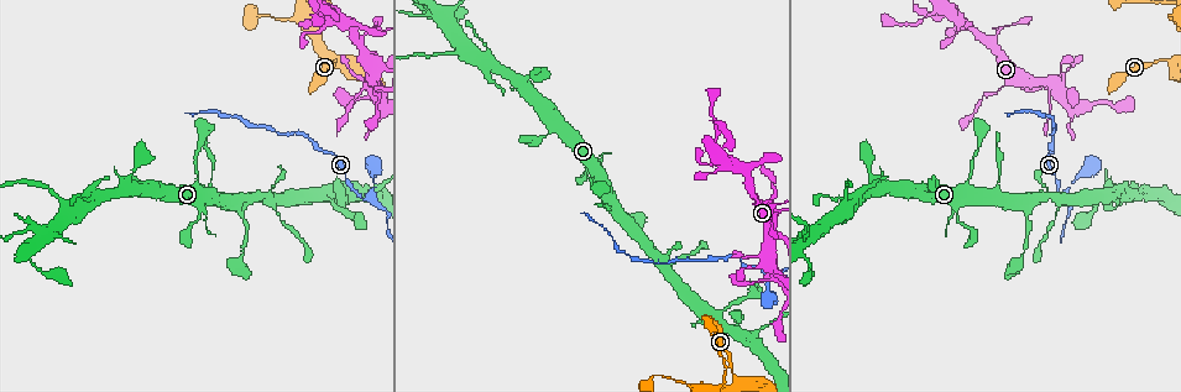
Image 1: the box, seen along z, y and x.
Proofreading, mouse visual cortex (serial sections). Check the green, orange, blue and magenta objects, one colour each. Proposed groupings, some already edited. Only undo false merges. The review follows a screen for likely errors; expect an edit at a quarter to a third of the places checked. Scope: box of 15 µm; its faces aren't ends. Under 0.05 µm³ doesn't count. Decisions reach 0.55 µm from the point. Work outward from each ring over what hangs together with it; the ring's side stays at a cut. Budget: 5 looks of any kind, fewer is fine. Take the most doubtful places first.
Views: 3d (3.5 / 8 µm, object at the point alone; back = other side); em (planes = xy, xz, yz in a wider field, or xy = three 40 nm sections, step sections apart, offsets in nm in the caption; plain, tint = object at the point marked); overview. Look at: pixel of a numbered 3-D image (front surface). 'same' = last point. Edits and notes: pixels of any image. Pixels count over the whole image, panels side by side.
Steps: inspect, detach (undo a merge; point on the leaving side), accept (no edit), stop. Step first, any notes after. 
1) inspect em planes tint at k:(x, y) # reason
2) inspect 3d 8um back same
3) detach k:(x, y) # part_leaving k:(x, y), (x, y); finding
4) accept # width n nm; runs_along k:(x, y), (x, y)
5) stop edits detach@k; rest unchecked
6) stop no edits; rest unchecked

inspect 3d 8um at 1:(372, 196) # a narrow waist

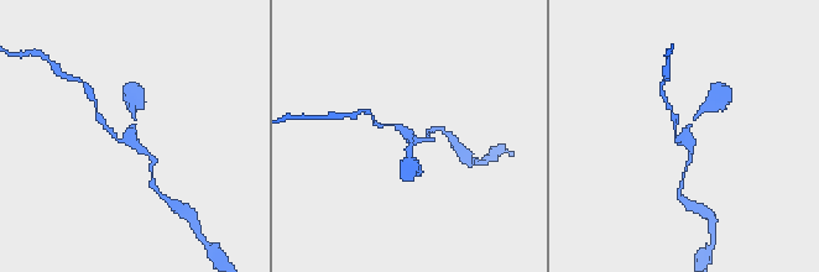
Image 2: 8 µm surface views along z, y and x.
inspect em xy step 2 tint at 2:(129, 141)

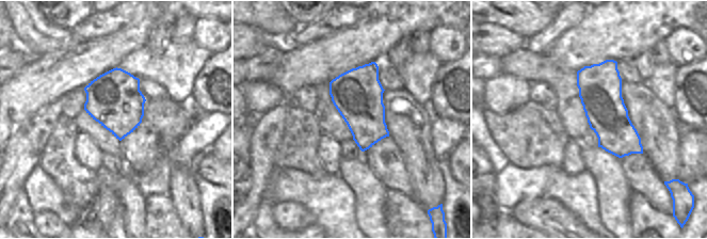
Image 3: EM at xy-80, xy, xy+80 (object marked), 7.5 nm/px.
accept # runs_along 2:(381, 125), (395, 125), (411, 136), (410, 152); one cell here

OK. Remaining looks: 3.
inspect 3d 3.5um back at 1:(1052, 220) # a narrow waist

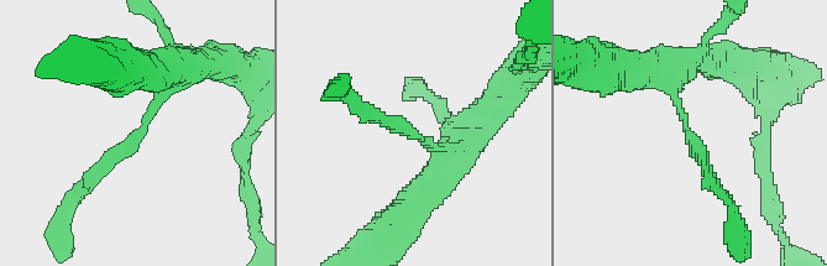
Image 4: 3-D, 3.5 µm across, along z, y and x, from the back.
inspect em xy step 2 tint at 4:(689, 129) # arm_widths 150, 350 nm; shape alone is not enough

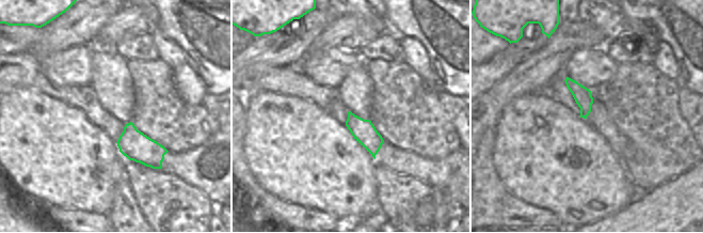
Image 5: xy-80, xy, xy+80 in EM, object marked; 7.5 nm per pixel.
accept # runs_along 4:(181, 62), (144, 130), (82, 187); one cell here

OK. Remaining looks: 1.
stop no edits; rest unchecked

